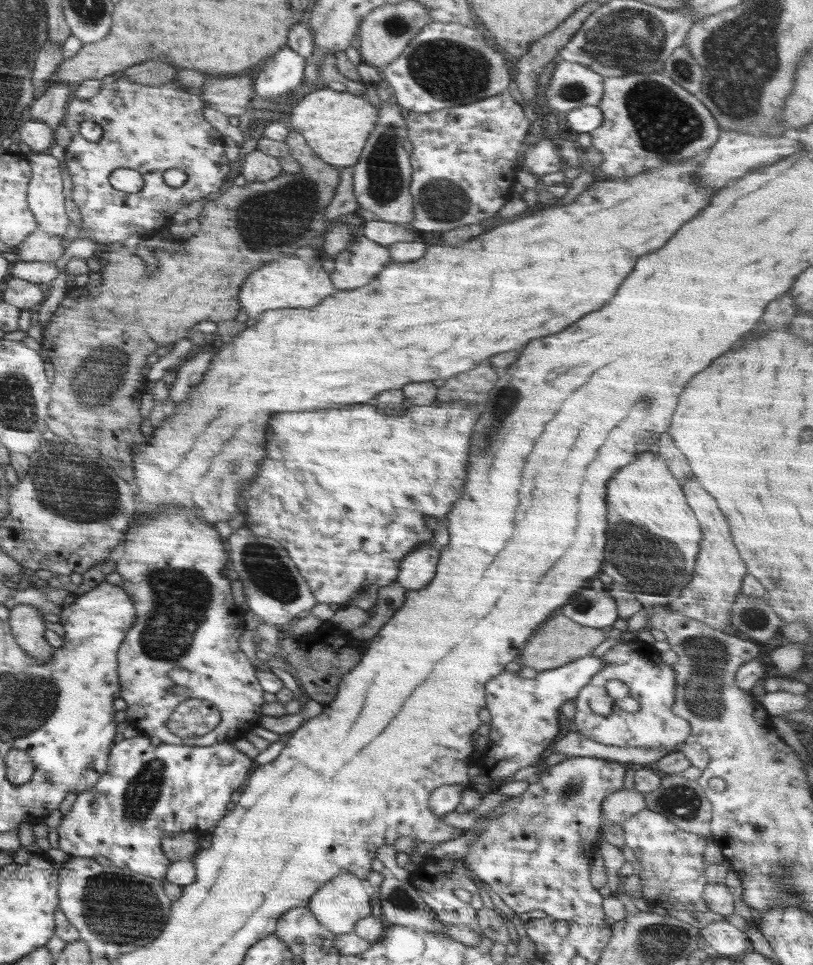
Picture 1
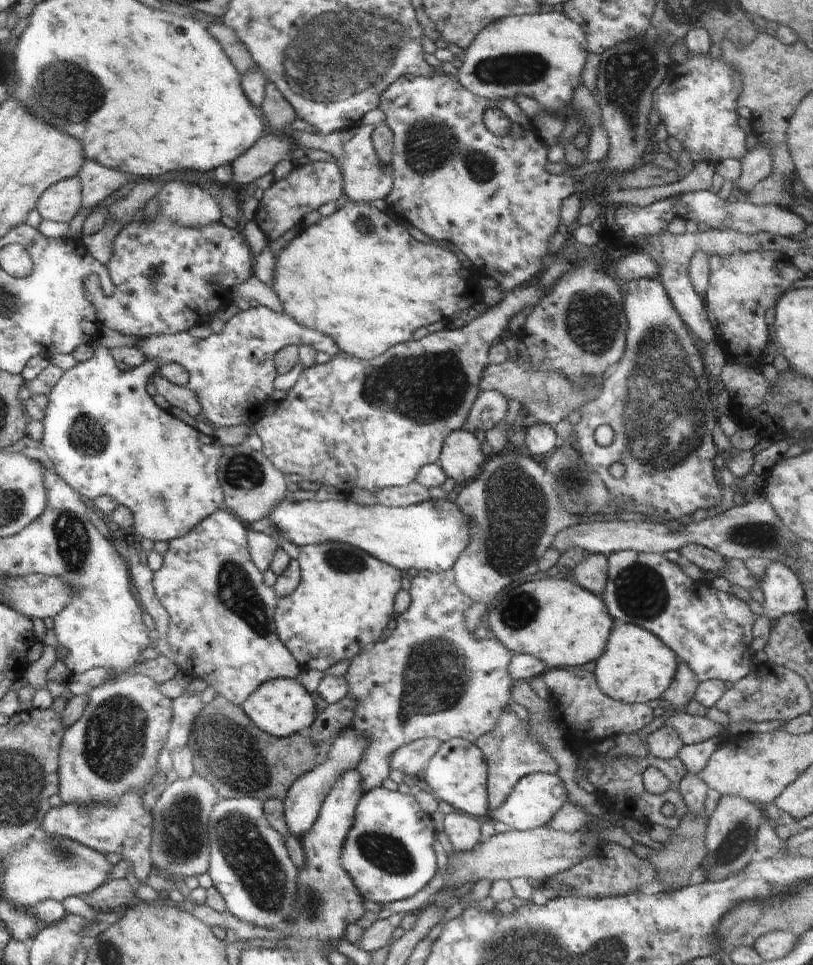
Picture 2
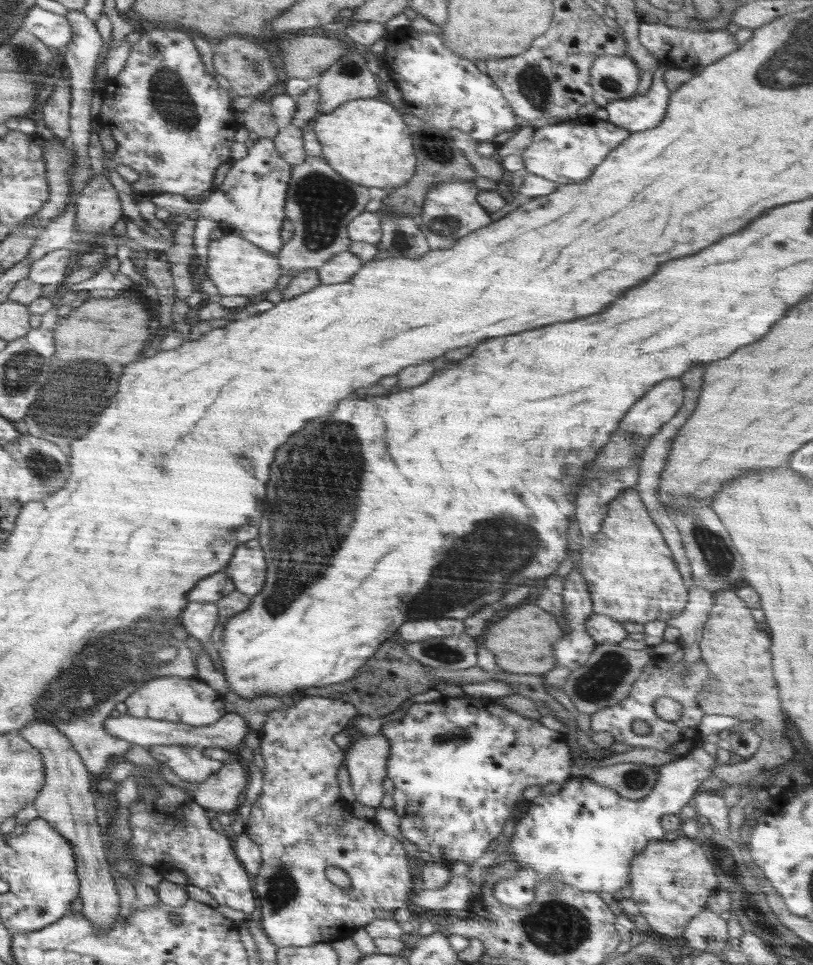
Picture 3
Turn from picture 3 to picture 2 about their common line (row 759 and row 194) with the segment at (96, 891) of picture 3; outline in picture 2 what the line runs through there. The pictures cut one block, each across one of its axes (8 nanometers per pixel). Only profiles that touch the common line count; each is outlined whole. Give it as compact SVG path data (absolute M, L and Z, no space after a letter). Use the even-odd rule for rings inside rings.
M74 176L53 184L36 210L44 220L69 223L80 212L80 178Z

